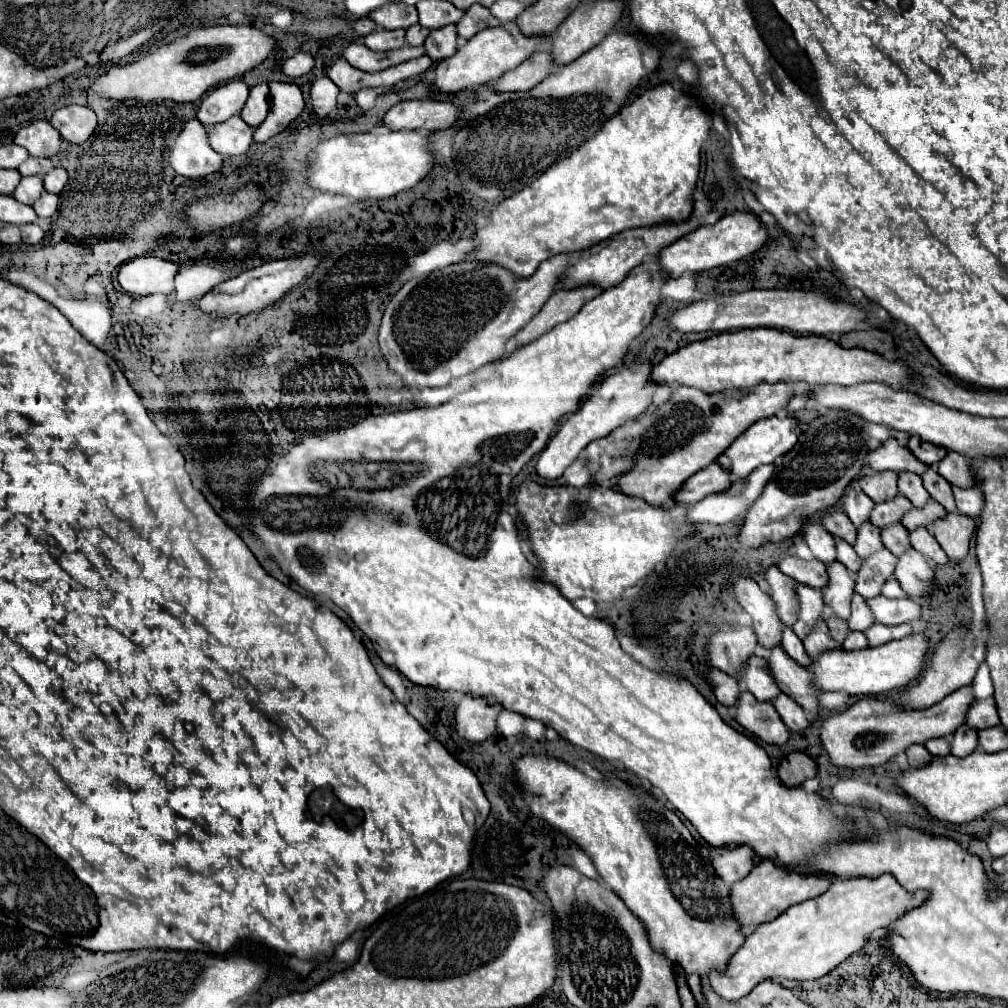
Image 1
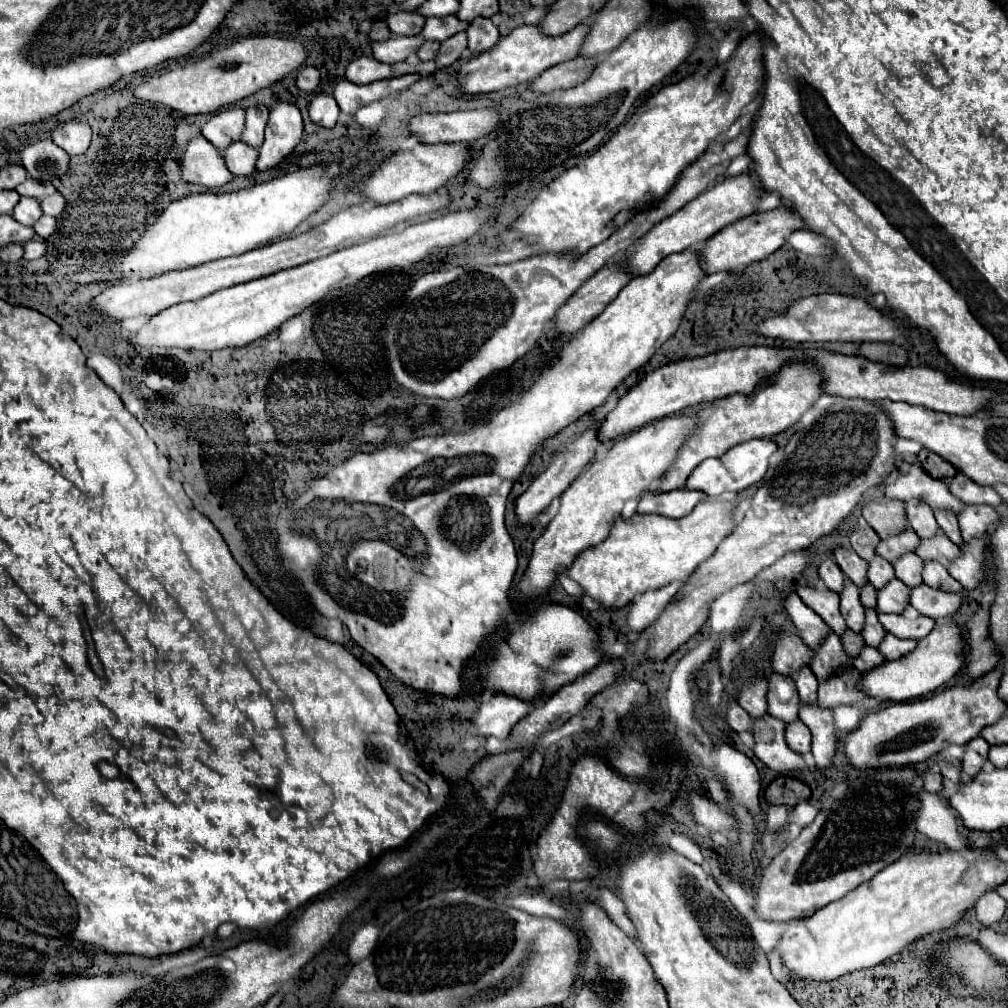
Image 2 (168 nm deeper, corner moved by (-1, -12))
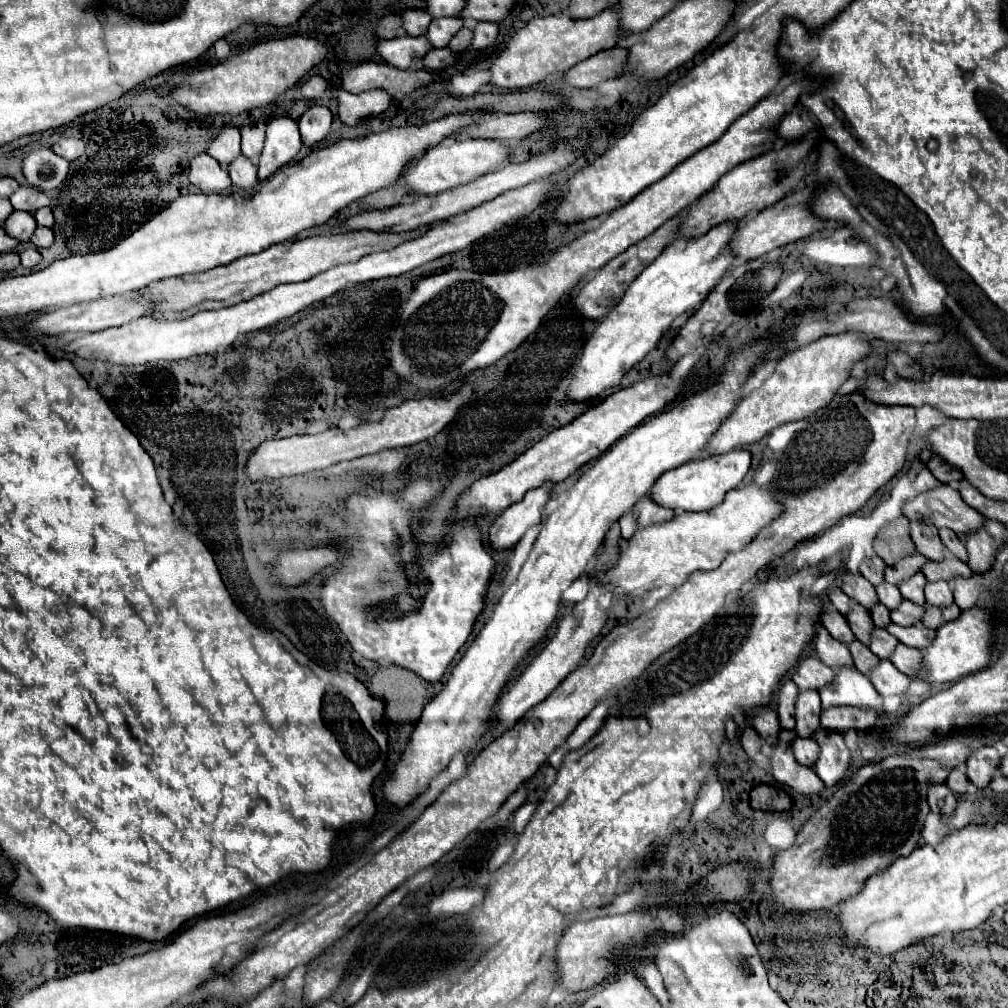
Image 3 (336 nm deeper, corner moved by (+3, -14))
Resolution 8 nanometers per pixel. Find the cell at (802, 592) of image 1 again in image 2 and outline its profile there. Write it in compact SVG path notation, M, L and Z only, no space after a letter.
M829 634L825 638L825 642L815 650L813 662L811 662L811 670L819 680L827 680L831 674L839 674L845 668L853 668L851 660L847 660L849 656L843 650L841 638L837 634Z

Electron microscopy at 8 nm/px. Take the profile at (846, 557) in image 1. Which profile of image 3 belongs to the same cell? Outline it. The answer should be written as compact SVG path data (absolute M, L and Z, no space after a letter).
M875 604L873 608L869 608L869 614L871 614L875 626L885 628L885 626L891 622L891 618L889 618L889 610L887 610L883 604Z

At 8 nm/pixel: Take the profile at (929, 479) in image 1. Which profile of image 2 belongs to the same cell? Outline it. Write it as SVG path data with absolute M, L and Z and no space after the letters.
M935 510L935 518L937 518L937 524L941 526L941 530L947 534L947 538L961 546L963 540L961 540L961 534L959 534L959 524L957 524L957 516L949 510Z

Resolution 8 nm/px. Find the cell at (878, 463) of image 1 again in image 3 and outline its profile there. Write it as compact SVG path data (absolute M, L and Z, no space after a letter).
M939 484L927 492L921 492L913 500L903 504L903 514L909 520L931 520L937 528L951 528L957 536L965 536L983 524L983 516L965 504L957 490L947 484Z

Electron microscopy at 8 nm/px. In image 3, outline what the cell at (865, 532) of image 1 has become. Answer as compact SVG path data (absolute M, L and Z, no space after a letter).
M881 582L879 586L875 586L875 592L877 592L877 598L881 604L885 604L889 610L897 608L899 602L901 602L901 594L899 594L899 588L895 584L889 584L889 582Z

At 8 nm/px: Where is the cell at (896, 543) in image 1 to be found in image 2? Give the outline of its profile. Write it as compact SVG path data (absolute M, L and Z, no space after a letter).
M907 554L905 558L899 558L895 562L895 576L909 588L921 586L921 572L923 572L923 560L917 554Z

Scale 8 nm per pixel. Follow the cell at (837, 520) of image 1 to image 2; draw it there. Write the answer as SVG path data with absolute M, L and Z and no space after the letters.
M837 548L835 550L835 562L841 568L841 572L857 586L865 586L867 580L867 568L869 564L865 560L861 560L857 554L853 554L853 550L845 550L845 548Z

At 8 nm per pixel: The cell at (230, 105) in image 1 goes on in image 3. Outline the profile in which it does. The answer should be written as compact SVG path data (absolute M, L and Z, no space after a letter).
M225 126L207 146L207 154L211 154L223 168L229 166L241 154L241 134L237 126Z

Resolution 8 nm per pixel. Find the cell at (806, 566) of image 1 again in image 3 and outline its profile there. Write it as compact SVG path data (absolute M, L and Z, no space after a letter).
M833 610L833 612L823 612L823 614L821 614L821 624L829 630L829 634L831 634L835 640L839 640L839 642L843 642L843 644L849 644L849 642L855 640L851 628L849 628L847 622L845 622L845 616L841 616L841 612L837 612L837 610Z

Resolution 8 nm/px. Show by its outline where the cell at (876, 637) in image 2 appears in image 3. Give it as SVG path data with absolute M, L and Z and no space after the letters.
M873 628L869 650L873 650L879 658L889 658L897 642L899 640L895 636L891 636L885 628Z

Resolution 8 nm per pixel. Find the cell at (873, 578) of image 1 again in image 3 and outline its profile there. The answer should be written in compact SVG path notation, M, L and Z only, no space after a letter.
M903 598L899 608L891 610L891 622L899 626L915 626L921 622L921 614L923 614L923 606L913 604L911 600Z

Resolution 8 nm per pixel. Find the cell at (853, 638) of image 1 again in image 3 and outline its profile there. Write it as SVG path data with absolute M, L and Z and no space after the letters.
M879 660L879 664L873 666L869 672L869 680L881 696L899 694L909 686L909 678L901 674L889 660Z

